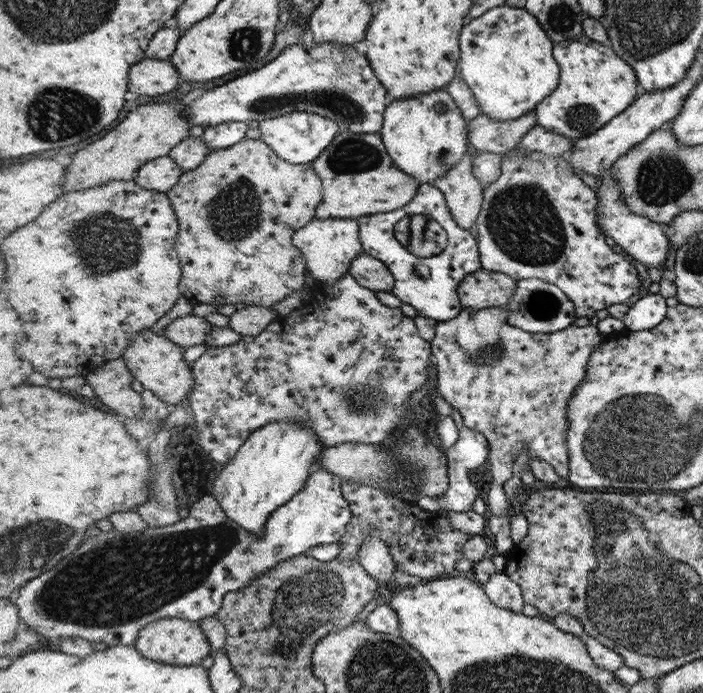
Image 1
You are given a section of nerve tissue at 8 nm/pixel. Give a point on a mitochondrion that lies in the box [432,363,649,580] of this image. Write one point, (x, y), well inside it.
(612, 523)

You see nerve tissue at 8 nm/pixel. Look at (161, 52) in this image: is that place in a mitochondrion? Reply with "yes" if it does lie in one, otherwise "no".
no

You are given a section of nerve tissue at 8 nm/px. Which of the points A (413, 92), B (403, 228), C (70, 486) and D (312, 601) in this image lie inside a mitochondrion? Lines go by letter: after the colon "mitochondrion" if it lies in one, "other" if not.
A: other
B: mitochondrion
C: other
D: mitochondrion

